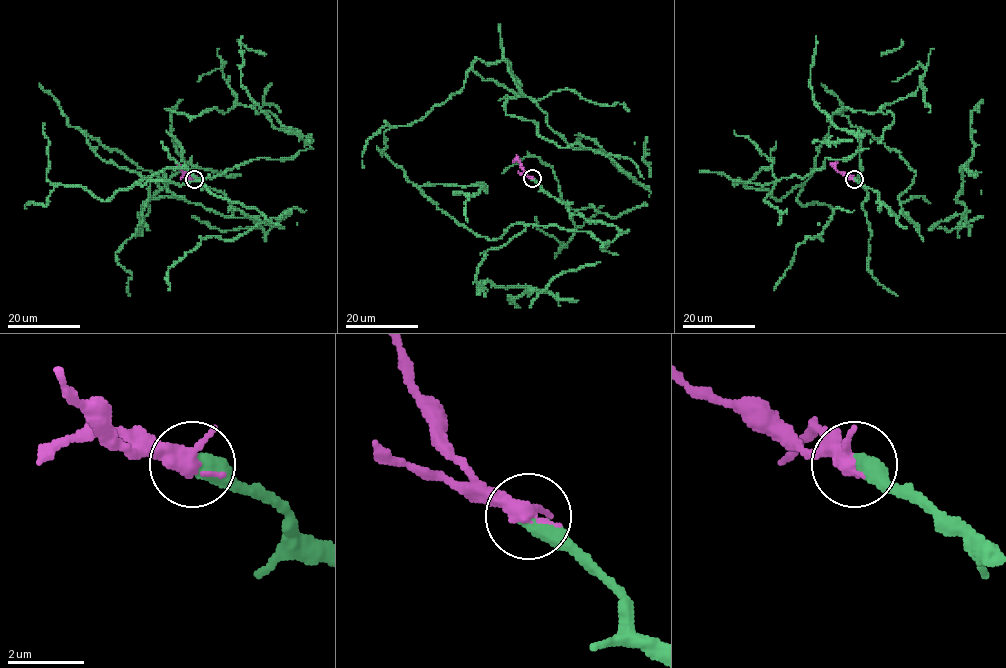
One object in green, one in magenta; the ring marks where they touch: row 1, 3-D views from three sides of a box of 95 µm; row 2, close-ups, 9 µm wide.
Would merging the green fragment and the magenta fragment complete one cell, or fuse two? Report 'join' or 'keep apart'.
join

